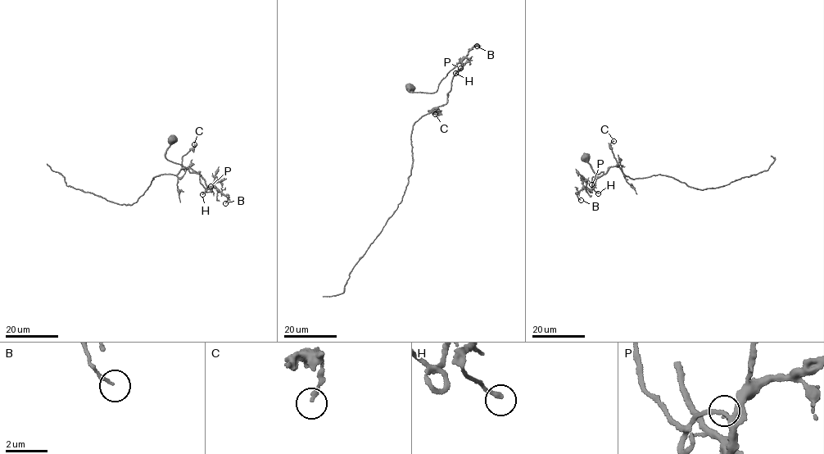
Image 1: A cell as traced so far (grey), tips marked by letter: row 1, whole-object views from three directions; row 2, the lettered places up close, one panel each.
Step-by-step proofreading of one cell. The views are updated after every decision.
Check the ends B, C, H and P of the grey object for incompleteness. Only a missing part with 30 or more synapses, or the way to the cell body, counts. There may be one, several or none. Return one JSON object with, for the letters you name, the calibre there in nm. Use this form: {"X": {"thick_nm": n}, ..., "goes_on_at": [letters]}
{"goes_on_at": []}

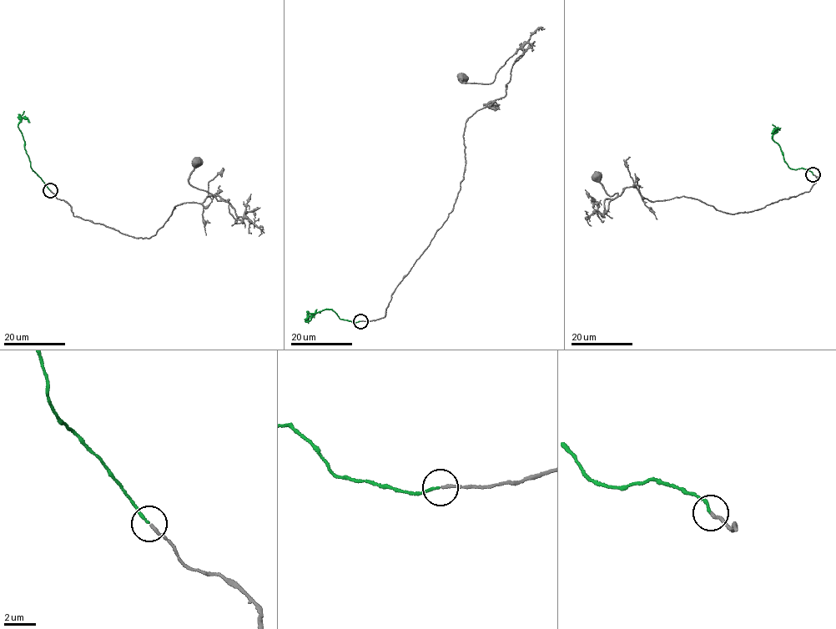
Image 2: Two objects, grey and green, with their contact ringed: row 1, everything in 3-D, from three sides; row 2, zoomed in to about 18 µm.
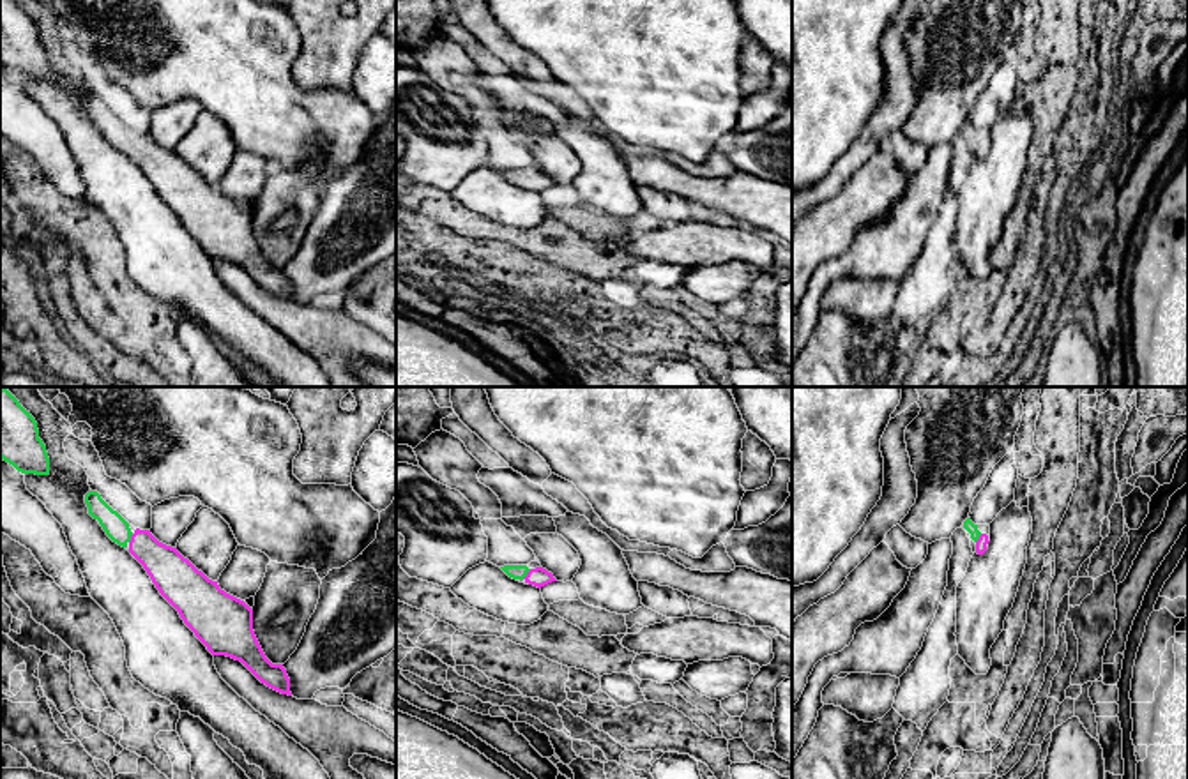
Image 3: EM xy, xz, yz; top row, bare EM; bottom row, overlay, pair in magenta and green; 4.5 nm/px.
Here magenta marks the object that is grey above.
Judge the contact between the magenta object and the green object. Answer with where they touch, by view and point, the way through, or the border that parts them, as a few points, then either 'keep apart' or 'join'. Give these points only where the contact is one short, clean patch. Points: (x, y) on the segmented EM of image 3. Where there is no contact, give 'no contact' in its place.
xz (527, 574) | across xz (538, 576), (527, 574), (513, 571) | join

